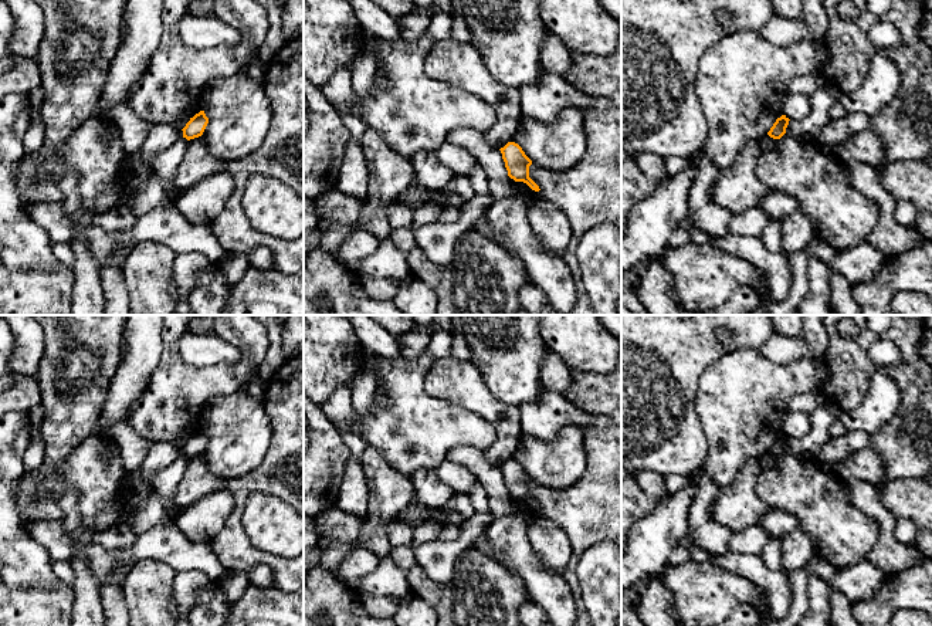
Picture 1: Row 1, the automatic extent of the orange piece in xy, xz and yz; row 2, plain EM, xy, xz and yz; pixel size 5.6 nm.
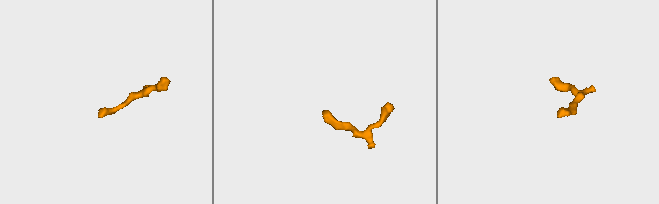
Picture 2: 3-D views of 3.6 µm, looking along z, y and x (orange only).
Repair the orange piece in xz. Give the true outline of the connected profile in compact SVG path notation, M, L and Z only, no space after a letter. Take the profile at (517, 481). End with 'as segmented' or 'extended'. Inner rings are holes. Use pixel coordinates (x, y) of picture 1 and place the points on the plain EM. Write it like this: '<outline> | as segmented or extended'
M508 460L499 467L508 494L515 500L526 501L532 508L539 510L539 504L529 495L529 484L532 478L525 473L522 466L515 460Z | as segmented

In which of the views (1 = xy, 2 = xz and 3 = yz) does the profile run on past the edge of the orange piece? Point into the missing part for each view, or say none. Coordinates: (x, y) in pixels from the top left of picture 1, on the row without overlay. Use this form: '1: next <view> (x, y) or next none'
1: next none
2: next none
3: next none

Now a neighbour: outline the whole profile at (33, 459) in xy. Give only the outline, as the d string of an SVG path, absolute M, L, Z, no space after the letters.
M33 439L23 457L24 470L34 471L44 463L44 441Z

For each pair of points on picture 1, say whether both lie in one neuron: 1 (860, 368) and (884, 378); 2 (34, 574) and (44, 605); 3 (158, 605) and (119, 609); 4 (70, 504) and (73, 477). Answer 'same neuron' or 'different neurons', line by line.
1: different neurons
2: different neurons
3: different neurons
4: different neurons

